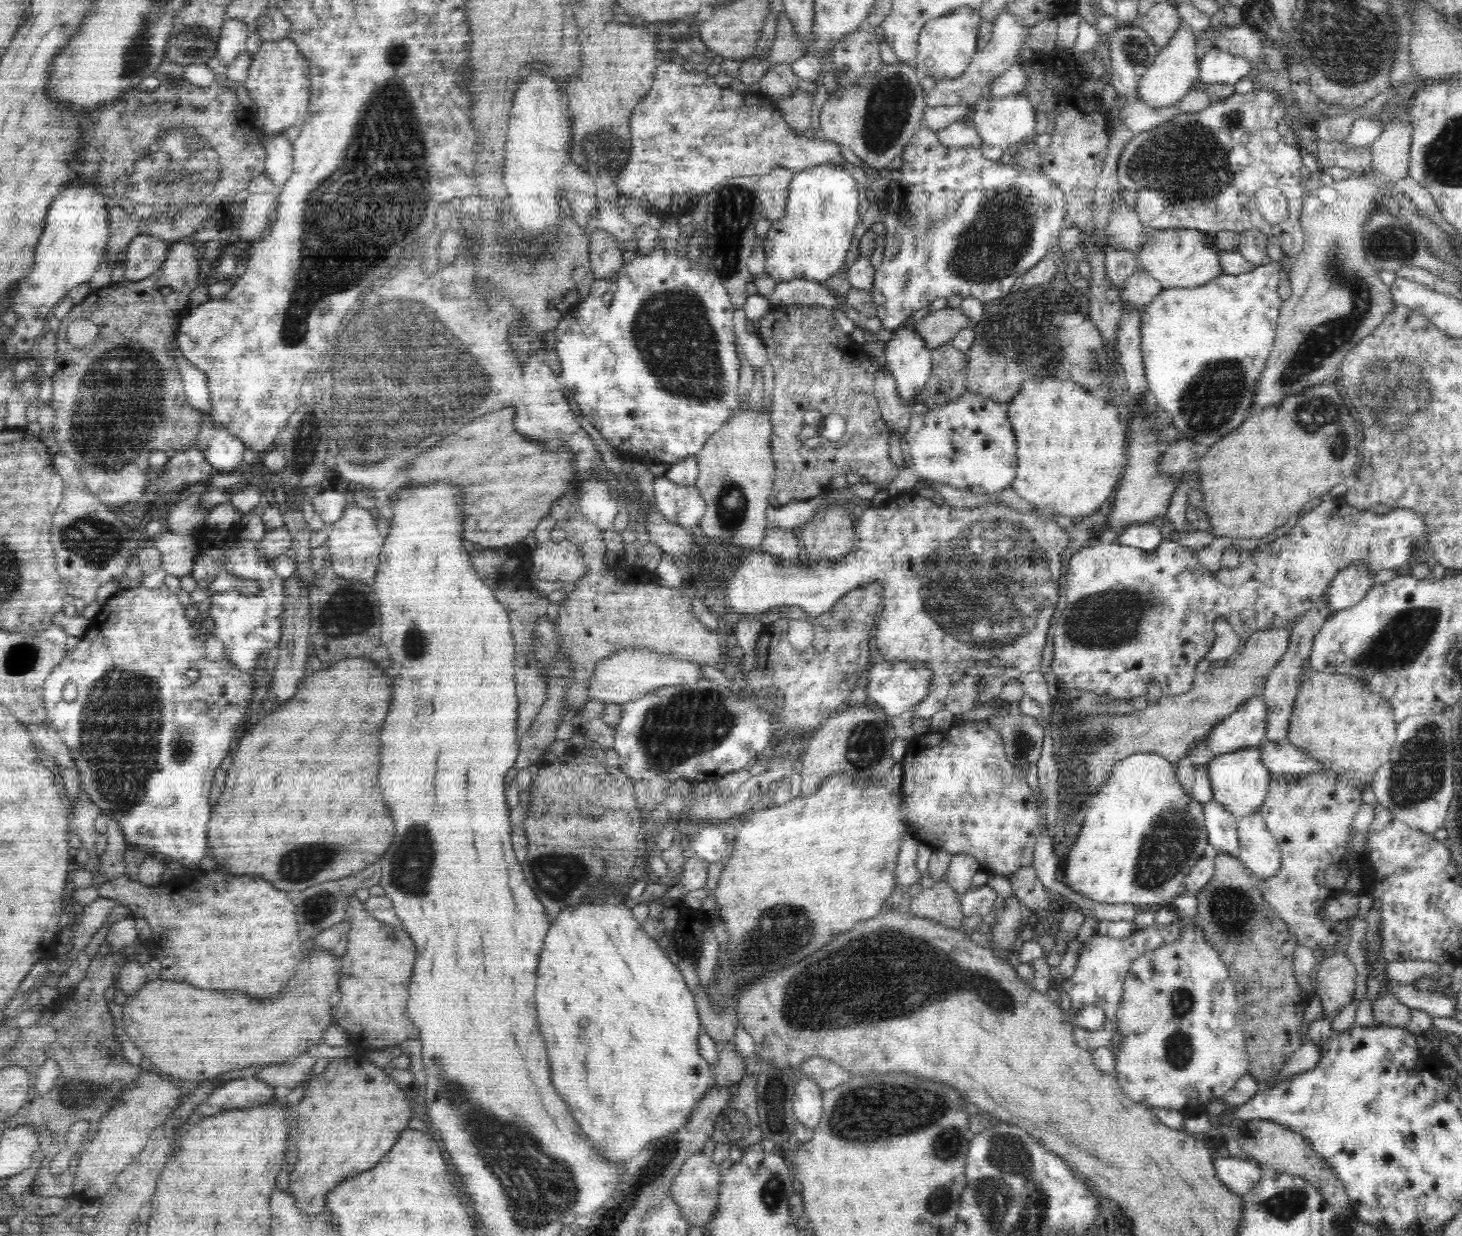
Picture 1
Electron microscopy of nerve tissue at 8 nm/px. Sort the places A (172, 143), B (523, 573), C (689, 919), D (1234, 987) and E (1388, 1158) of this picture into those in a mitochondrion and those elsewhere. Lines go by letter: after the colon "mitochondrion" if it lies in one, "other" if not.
A: mitochondrion
B: other
C: other
D: other
E: other

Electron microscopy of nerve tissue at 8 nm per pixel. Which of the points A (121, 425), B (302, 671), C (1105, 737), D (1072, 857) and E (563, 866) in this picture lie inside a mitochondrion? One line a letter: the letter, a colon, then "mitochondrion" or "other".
A: mitochondrion
B: other
C: mitochondrion
D: other
E: mitochondrion

